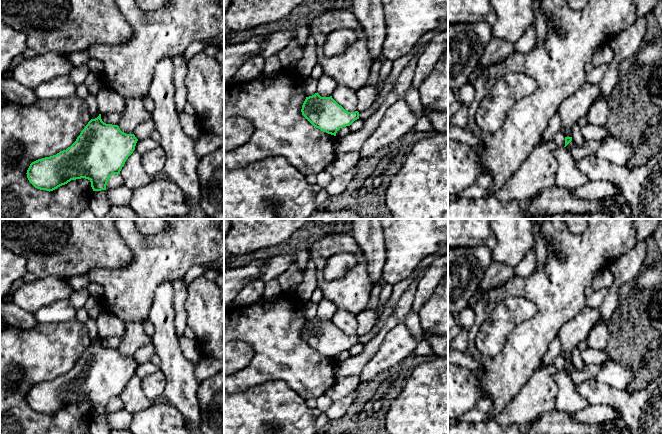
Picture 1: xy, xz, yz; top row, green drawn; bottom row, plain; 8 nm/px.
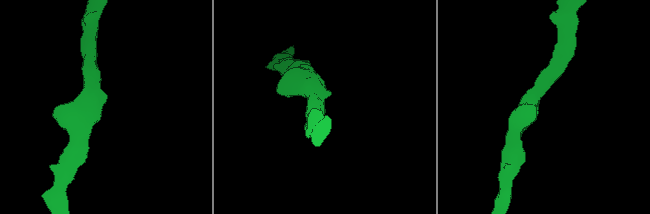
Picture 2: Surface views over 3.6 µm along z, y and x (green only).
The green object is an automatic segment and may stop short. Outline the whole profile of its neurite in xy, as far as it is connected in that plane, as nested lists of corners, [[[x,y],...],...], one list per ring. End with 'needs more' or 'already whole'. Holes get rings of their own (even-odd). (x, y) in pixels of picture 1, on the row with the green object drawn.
[[[99,114],[88,122],[76,141],[66,150],[32,162],[26,173],[27,178],[35,188],[49,192],[81,178],[91,182],[93,191],[106,190],[109,178],[120,174],[126,160],[135,150],[137,141],[134,134],[122,132],[118,125],[104,123]]]; already whole

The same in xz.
[[[318,93],[306,97],[301,112],[314,127],[334,136],[340,128],[359,119],[358,111],[348,112],[332,96],[321,97]]]; already whole

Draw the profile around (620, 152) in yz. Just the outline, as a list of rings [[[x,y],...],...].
[[[607,135],[600,140],[601,144],[596,156],[613,162],[619,166],[627,167],[634,156],[633,144]]]

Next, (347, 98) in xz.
[[[338,85],[333,91],[332,98],[346,111],[357,111],[358,98],[355,90]]]

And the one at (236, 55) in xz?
[[[270,35],[253,36],[246,42],[224,47],[224,85],[234,77],[241,65],[258,55],[261,45]]]

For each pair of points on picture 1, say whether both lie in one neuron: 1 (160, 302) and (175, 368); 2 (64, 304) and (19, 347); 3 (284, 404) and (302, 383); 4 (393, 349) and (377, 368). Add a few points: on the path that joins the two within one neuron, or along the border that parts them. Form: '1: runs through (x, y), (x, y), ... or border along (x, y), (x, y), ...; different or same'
1: runs through (162, 318), (165, 329), (165, 341), (169, 352); same
2: border along (68, 320), (38, 323); different
3: border along (273, 380), (284, 381), (304, 400); different
4: runs through (389, 354), (380, 363); same

